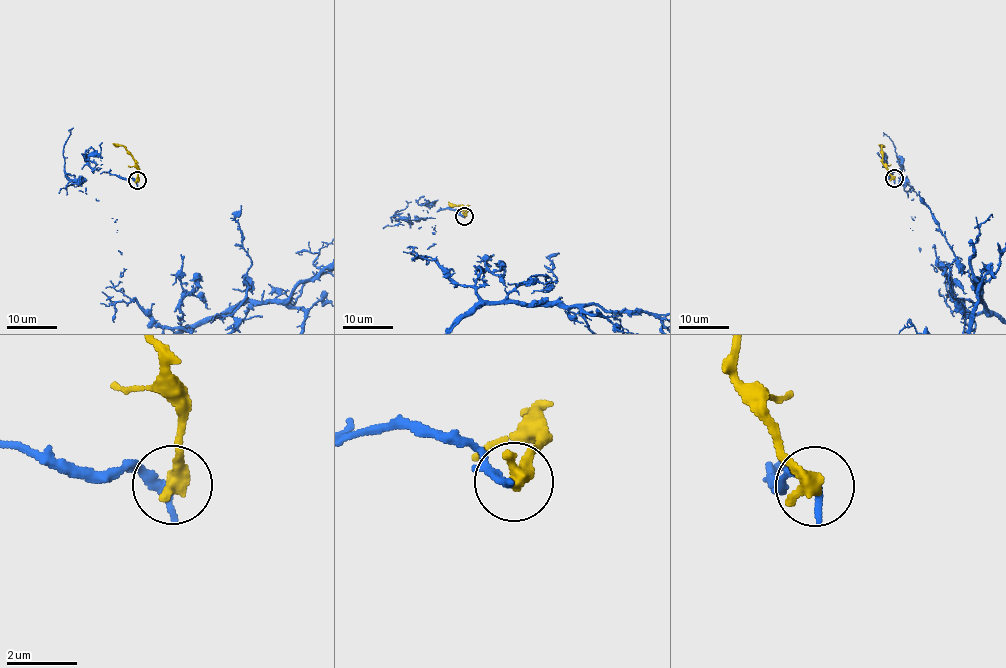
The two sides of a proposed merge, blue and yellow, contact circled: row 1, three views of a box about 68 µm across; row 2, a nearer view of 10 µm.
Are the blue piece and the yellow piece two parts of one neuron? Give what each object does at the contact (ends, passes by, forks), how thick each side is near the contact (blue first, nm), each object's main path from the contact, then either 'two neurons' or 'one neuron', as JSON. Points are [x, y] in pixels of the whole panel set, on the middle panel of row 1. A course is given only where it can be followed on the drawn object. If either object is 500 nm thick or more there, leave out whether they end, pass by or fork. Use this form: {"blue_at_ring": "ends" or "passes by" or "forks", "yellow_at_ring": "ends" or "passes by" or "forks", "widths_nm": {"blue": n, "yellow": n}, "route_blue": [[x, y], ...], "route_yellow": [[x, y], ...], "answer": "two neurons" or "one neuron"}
{"blue_at_ring": "ends", "yellow_at_ring": "ends", "widths_nm": {"blue": 280, "yellow": 480}, "route_blue": [[463, 216], [408, 217], [434, 225], [419, 257], [485, 300], [596, 313], [511, 293]], "route_yellow": [[464, 216], [467, 207], [453, 206], [448, 201]], "answer": "two neurons"}

